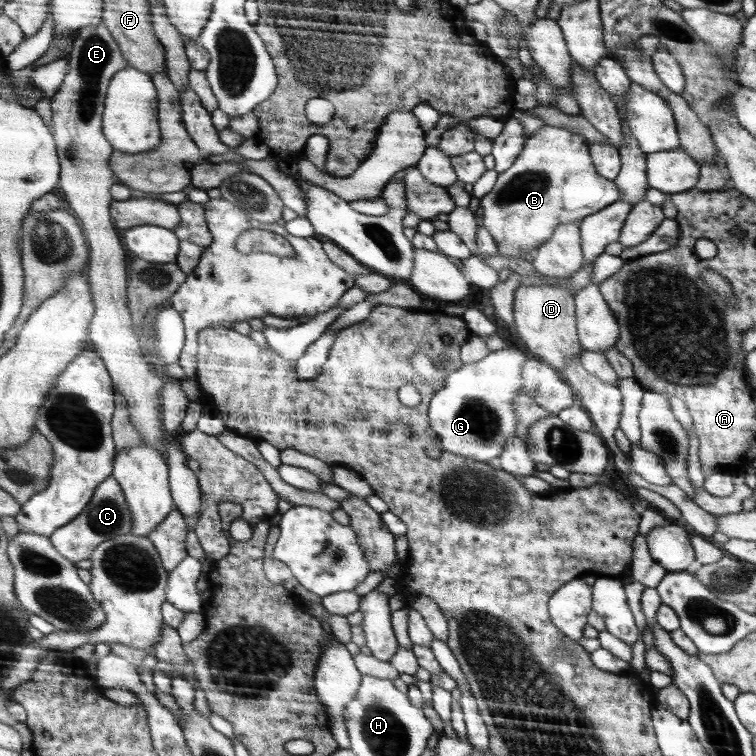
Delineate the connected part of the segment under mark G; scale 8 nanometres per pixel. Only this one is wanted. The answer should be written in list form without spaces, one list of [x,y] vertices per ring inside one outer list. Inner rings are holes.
[[[506,348],[489,351],[481,361],[463,364],[456,372],[449,373],[444,386],[437,390],[429,406],[430,426],[438,435],[438,447],[442,451],[485,463],[494,463],[505,452],[507,440],[516,436],[517,418],[512,401],[521,393],[523,366],[527,360],[529,360],[528,357],[522,351]]]

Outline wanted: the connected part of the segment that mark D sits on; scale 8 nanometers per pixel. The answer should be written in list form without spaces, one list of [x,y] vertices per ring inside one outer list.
[[[519,285],[514,293],[513,319],[512,328],[518,331],[528,351],[555,369],[563,370],[584,352],[577,333],[576,297],[568,287]]]

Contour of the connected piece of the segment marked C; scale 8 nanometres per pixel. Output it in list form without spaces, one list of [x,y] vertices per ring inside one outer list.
[[[110,476],[96,486],[86,508],[79,512],[78,516],[71,520],[68,525],[61,526],[51,538],[58,547],[59,553],[70,559],[70,562],[76,563],[89,559],[98,545],[109,541],[111,538],[128,534],[131,526],[133,526],[133,516],[124,490],[121,483]]]

